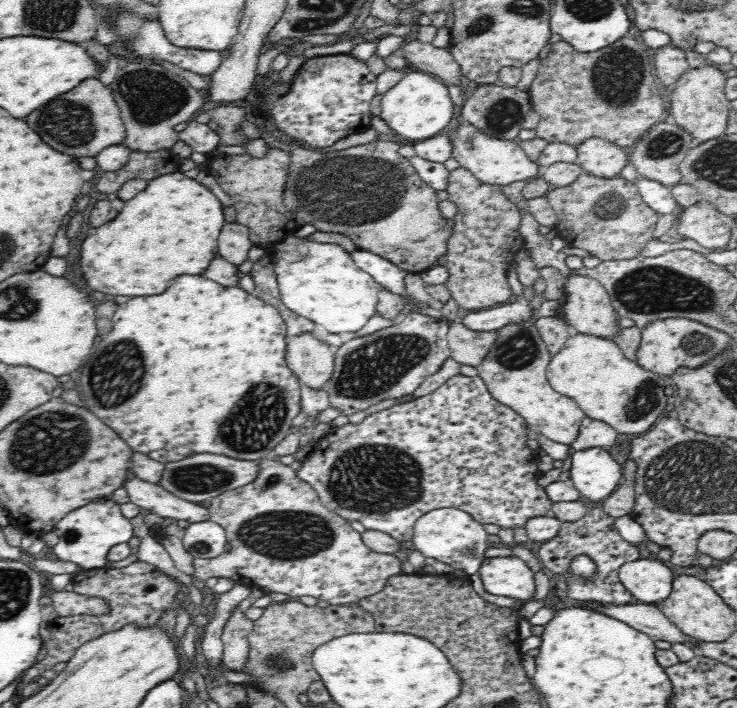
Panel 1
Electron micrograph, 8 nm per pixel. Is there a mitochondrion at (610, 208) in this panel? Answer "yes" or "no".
yes

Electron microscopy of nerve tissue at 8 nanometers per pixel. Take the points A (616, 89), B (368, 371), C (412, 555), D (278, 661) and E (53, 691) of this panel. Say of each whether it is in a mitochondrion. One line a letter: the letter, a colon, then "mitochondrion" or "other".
A: mitochondrion
B: mitochondrion
C: other
D: mitochondrion
E: other

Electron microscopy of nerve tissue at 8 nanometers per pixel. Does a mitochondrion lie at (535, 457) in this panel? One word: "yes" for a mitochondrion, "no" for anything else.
no

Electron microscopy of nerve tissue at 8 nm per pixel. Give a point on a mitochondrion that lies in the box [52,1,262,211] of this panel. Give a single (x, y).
(150, 96)

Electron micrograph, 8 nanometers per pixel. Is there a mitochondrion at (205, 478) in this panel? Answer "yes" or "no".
yes

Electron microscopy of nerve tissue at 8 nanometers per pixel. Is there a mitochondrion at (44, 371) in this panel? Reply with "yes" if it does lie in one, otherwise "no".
no

